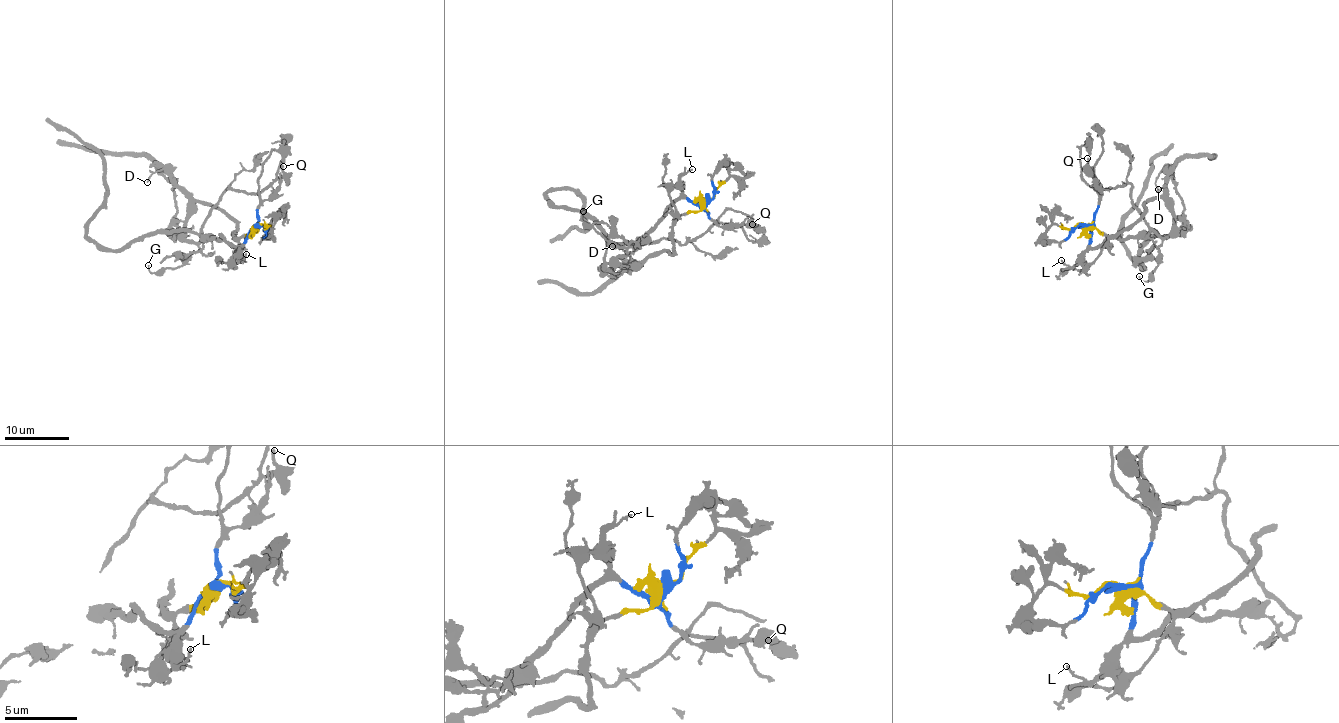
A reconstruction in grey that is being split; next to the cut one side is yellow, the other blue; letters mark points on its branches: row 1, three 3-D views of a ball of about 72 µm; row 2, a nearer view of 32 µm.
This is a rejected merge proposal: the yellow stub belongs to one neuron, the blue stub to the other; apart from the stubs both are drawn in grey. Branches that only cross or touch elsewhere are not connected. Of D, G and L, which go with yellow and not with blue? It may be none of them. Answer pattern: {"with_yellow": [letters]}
{"with_yellow": ["D"]}

